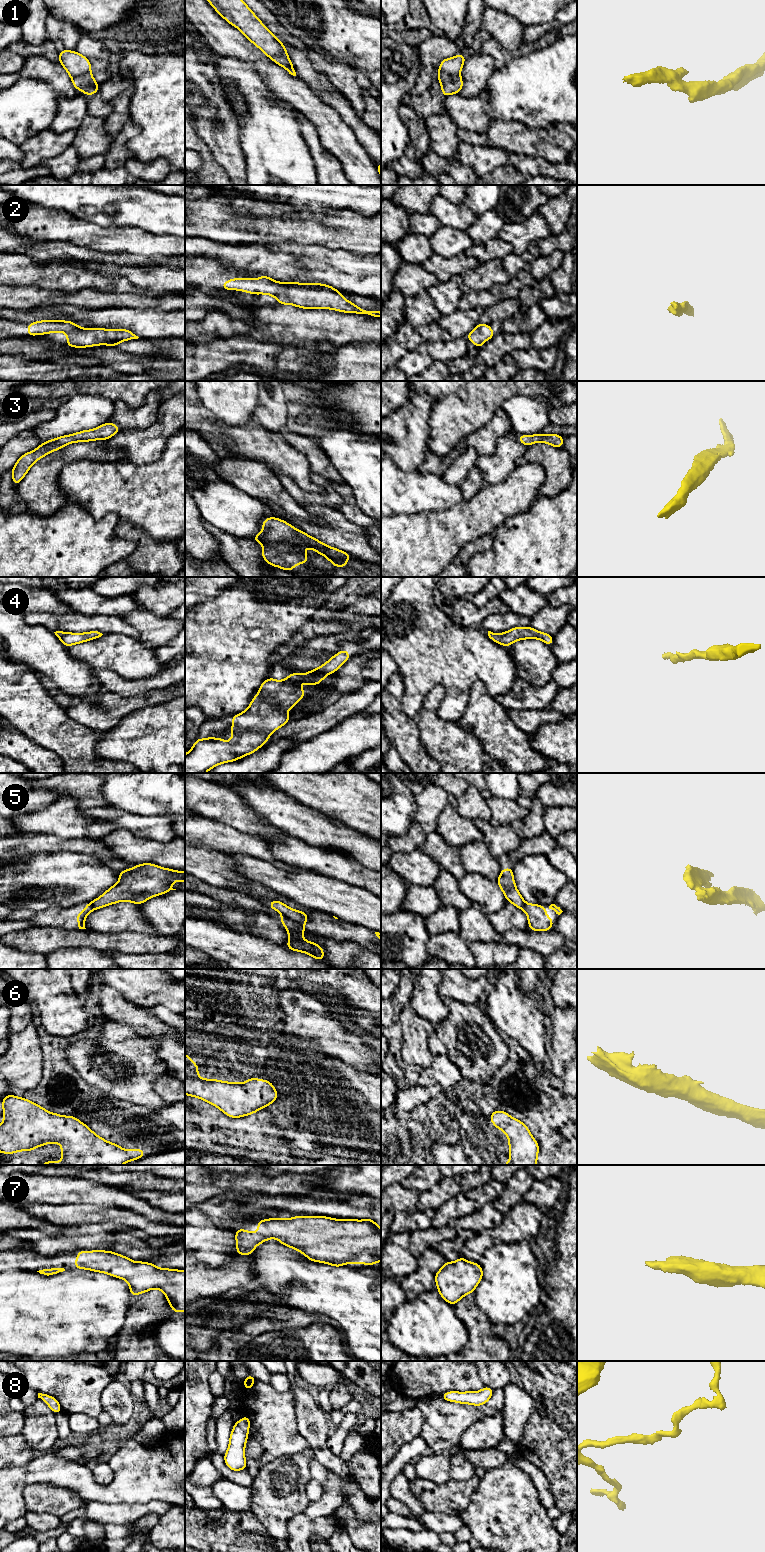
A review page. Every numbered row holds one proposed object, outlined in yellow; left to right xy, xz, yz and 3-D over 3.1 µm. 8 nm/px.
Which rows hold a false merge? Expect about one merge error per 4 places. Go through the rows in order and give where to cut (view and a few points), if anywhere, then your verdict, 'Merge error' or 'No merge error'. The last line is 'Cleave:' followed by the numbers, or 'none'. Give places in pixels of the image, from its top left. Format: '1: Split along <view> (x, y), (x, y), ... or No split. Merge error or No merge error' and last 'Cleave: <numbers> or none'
1: Split along yz (459, 73), (439, 72), (436, 75). Merge error
2: No split. No merge error
3: No split. No merge error
4: No split. No merge error
5: Split along xz (284, 915), (302, 925). Merge error
6: No split. No merge error
7: No split. No merge error
8: No split. No merge error
Cleave: 1, 5

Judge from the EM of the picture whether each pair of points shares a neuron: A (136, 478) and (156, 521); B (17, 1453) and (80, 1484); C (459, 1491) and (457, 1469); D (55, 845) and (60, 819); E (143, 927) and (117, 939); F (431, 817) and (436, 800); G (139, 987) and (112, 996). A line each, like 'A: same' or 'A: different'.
A: same
B: different
C: different
D: different
E: different
F: same
G: different

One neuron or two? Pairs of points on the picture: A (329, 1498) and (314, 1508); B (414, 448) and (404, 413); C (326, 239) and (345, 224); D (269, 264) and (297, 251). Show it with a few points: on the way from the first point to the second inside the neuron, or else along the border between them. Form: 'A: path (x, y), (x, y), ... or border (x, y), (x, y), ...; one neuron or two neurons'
A: path (325, 1502), (318, 1508); one neuron
B: path (405, 439), (404, 422); one neuron
C: path (331, 234), (341, 229); one neuron
D: path (276, 261), (279, 261), (290, 251); one neuron

